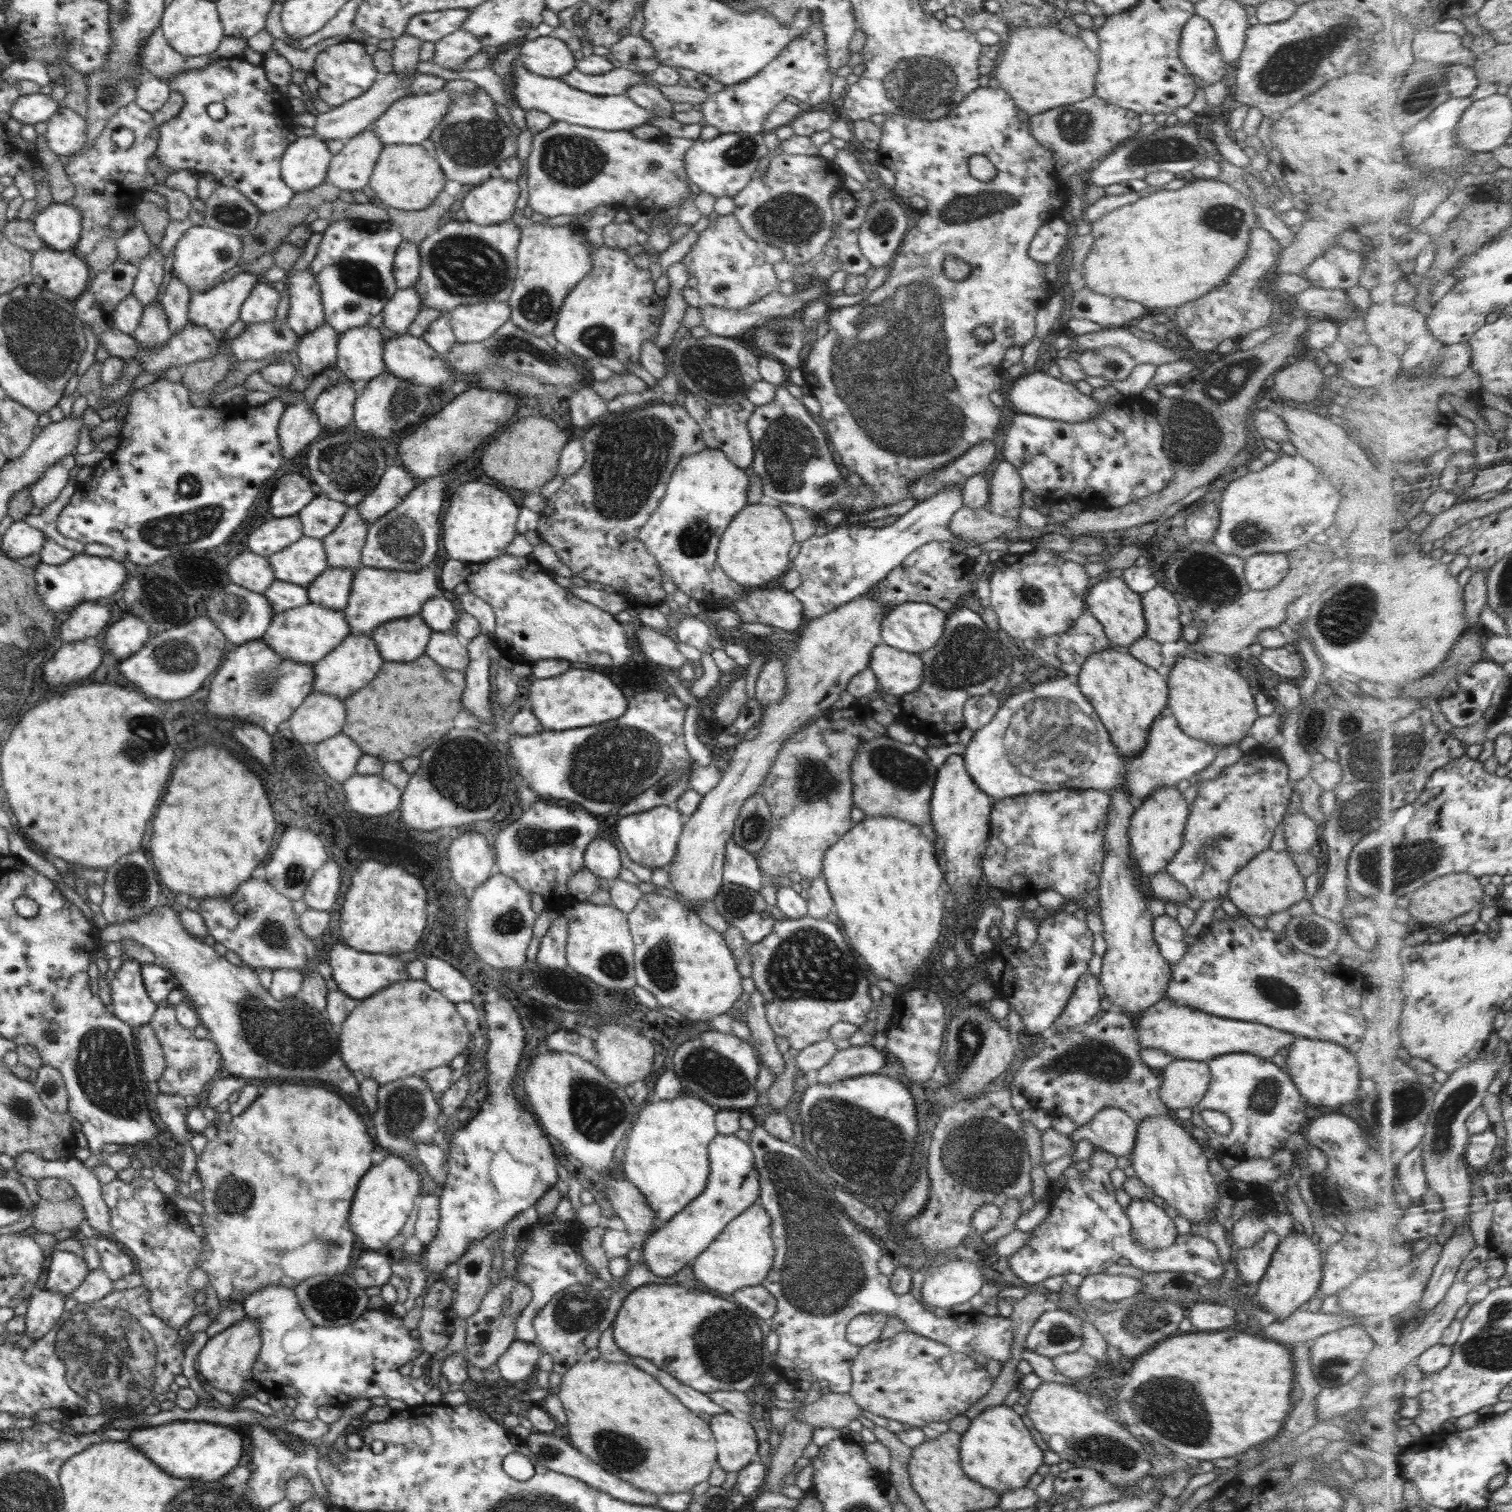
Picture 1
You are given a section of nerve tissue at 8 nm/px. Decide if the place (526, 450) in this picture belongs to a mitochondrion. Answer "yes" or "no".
no

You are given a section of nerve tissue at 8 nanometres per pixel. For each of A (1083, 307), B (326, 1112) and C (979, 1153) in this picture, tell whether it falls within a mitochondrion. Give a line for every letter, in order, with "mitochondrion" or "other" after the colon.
A: other
B: other
C: mitochondrion

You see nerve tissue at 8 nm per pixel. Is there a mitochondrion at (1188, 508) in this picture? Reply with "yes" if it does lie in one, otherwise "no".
no

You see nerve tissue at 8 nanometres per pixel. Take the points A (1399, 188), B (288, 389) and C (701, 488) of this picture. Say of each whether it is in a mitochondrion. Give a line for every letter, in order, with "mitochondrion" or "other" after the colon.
A: mitochondrion
B: other
C: other

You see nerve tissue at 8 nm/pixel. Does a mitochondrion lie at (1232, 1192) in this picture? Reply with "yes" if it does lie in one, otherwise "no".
no

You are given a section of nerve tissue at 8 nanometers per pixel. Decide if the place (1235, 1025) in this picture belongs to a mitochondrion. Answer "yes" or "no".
no

